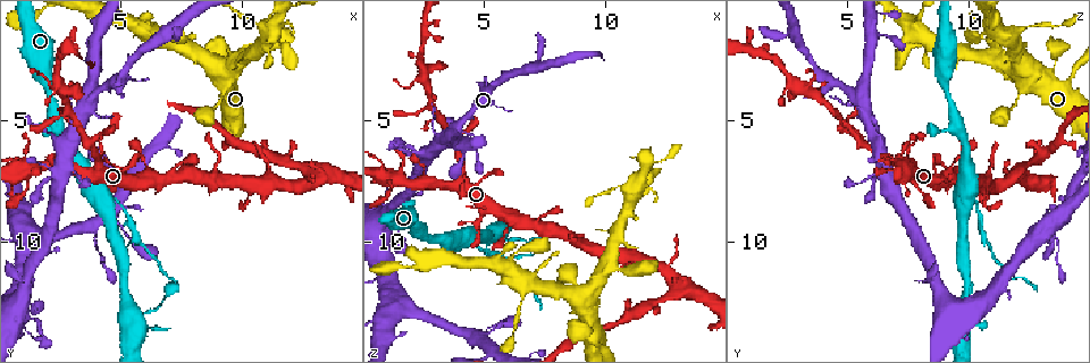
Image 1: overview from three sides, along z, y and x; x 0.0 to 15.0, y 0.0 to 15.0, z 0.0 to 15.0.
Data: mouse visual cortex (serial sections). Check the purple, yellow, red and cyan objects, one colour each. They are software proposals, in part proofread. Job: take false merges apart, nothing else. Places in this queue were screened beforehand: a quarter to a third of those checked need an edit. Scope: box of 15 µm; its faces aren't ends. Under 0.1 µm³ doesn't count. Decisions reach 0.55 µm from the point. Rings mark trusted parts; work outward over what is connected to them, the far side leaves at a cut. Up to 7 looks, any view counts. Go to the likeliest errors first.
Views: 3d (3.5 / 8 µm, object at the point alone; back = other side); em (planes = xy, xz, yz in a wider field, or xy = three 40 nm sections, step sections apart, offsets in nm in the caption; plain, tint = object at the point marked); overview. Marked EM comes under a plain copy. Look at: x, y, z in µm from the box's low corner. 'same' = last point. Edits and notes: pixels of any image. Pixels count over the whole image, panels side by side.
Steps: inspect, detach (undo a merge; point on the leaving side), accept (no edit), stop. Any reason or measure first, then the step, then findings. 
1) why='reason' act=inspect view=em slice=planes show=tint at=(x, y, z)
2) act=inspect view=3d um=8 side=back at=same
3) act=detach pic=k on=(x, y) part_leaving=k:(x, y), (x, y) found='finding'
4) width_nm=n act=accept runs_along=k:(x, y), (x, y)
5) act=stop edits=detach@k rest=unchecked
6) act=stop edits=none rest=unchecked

why='thin neck' act=inspect view=3d um=8 at=(4.8, 8.4, 10.4)

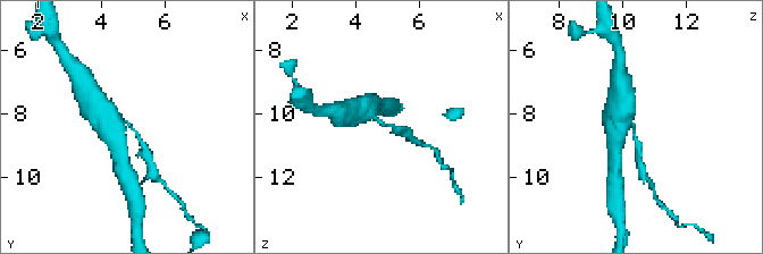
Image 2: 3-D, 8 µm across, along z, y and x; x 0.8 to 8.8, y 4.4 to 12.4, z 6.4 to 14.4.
act=inspect view=em slice=xy step=3 show=tint at=(4.9, 8.4, 10.3)

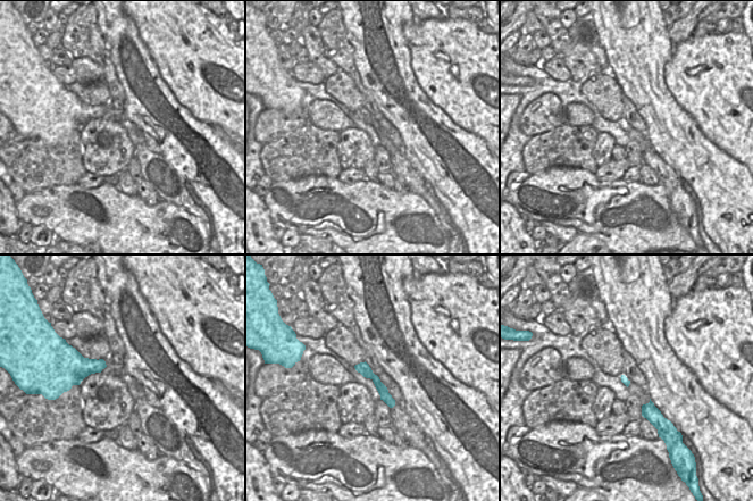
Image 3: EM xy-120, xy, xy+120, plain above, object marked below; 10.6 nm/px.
arm_widths_nm=200,800 act=detach pic=2 on=(399, 129) part_leaving=2:(131, 127), (148, 150), (152, 168) found='two cells meet here'

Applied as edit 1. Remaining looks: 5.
why='abrupt turn' act=inspect view=3d um=3.5 at=(5.3, 12.9, 9.6)

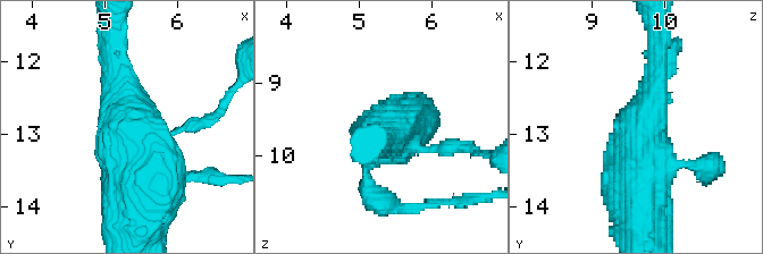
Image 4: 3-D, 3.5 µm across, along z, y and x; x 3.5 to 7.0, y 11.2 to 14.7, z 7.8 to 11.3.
why='need the tissue' act=inspect view=em slice=xy step=2 show=tint at=(5.35, 12.95, 9.70)

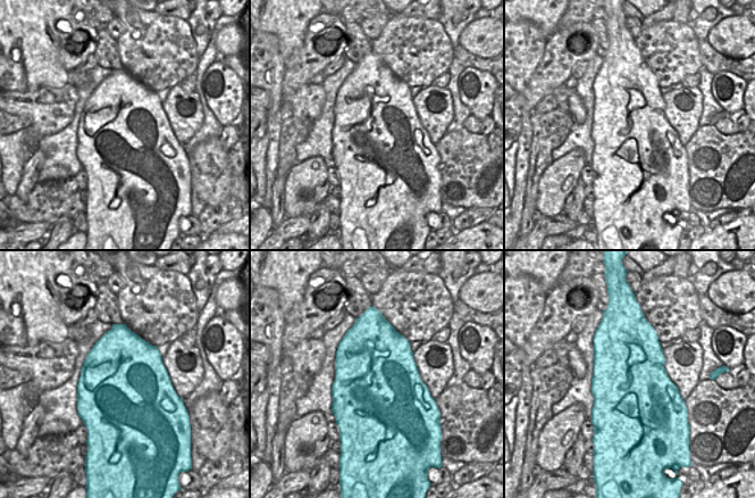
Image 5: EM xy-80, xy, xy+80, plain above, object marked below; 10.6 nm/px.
act=accept runs_along=4:(120, 81), (137, 230) found='all the same cell'

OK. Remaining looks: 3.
why='thick turns thin' act=inspect view=3d um=3.5 at=(9.3, 2.2, 13.6)

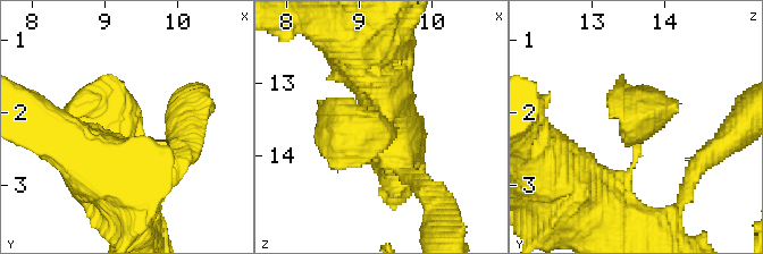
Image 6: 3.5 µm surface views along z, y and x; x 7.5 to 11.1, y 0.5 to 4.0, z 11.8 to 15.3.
why='shape alone is not enough' act=inspect view=em slice=xy step=3 show=tint at=(9.25, 2.30, 13.65)

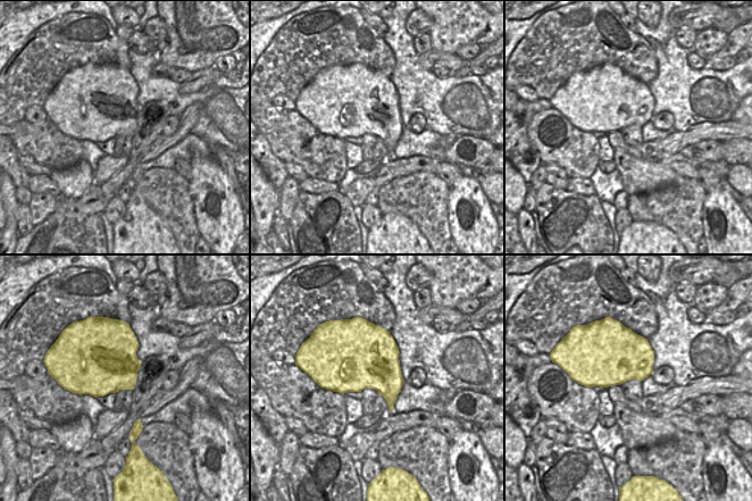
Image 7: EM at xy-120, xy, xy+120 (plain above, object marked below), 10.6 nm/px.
act=accept runs_along=6:(133, 199), (67, 115) found='all the same cell'

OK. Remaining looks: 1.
act=stop edits=detach@2 rest=unchecked

